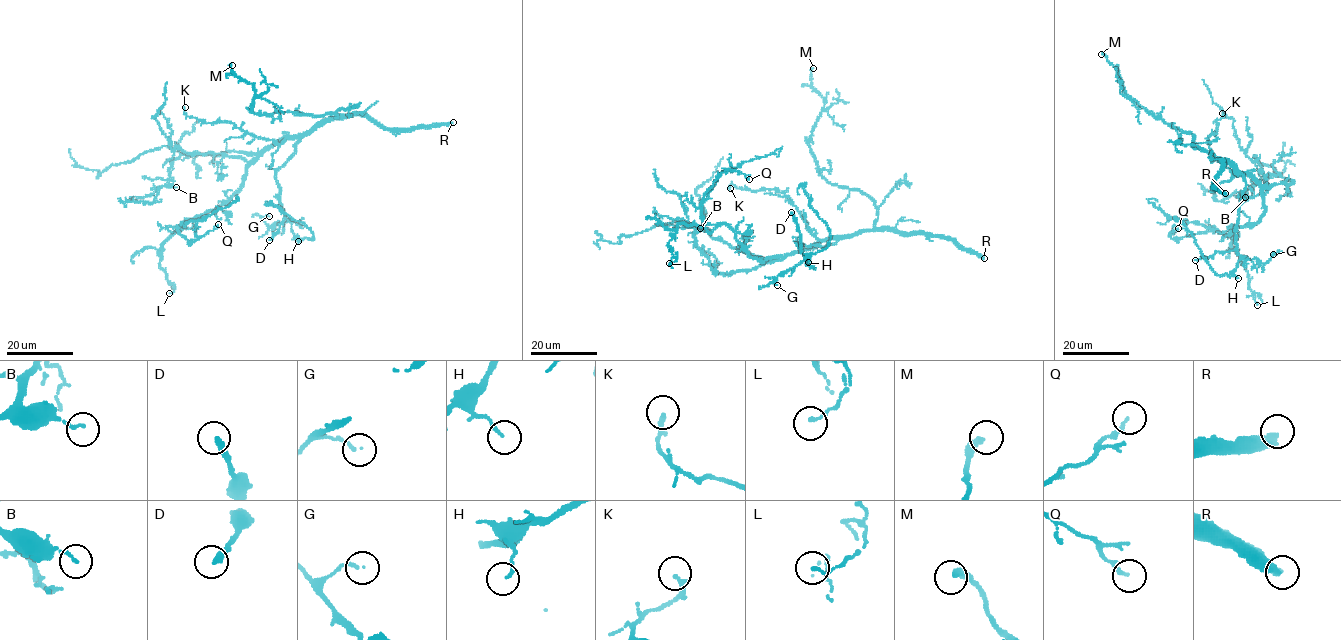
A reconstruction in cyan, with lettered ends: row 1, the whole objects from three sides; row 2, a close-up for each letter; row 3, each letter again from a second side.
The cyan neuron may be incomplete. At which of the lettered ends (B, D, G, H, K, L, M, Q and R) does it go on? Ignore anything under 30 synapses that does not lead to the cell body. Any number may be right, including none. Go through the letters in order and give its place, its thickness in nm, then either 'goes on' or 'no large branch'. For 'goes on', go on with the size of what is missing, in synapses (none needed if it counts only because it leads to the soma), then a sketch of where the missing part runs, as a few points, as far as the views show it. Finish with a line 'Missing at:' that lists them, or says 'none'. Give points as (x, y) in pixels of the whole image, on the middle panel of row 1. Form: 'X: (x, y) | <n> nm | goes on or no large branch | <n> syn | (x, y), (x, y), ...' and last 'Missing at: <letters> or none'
B: (700, 228) | 110 nm | no large branch
D: (791, 212) | 240 nm | no large branch
G: (777, 285) | 100 nm | goes on | 40 syn | (777, 285), (782, 285), (782, 289), (772, 302), (768, 315), (773, 318), (780, 310)
H: (808, 262) | 120 nm | no large branch
K: (730, 188) | 200 nm | no large branch
L: (669, 263) | 130 nm | no large branch
M: (813, 68) | 280 nm | no large branch
Q: (749, 179) | 140 nm | no large branch
R: (984, 258) | 360 nm | goes on | 400 syn
Missing at: G, R

